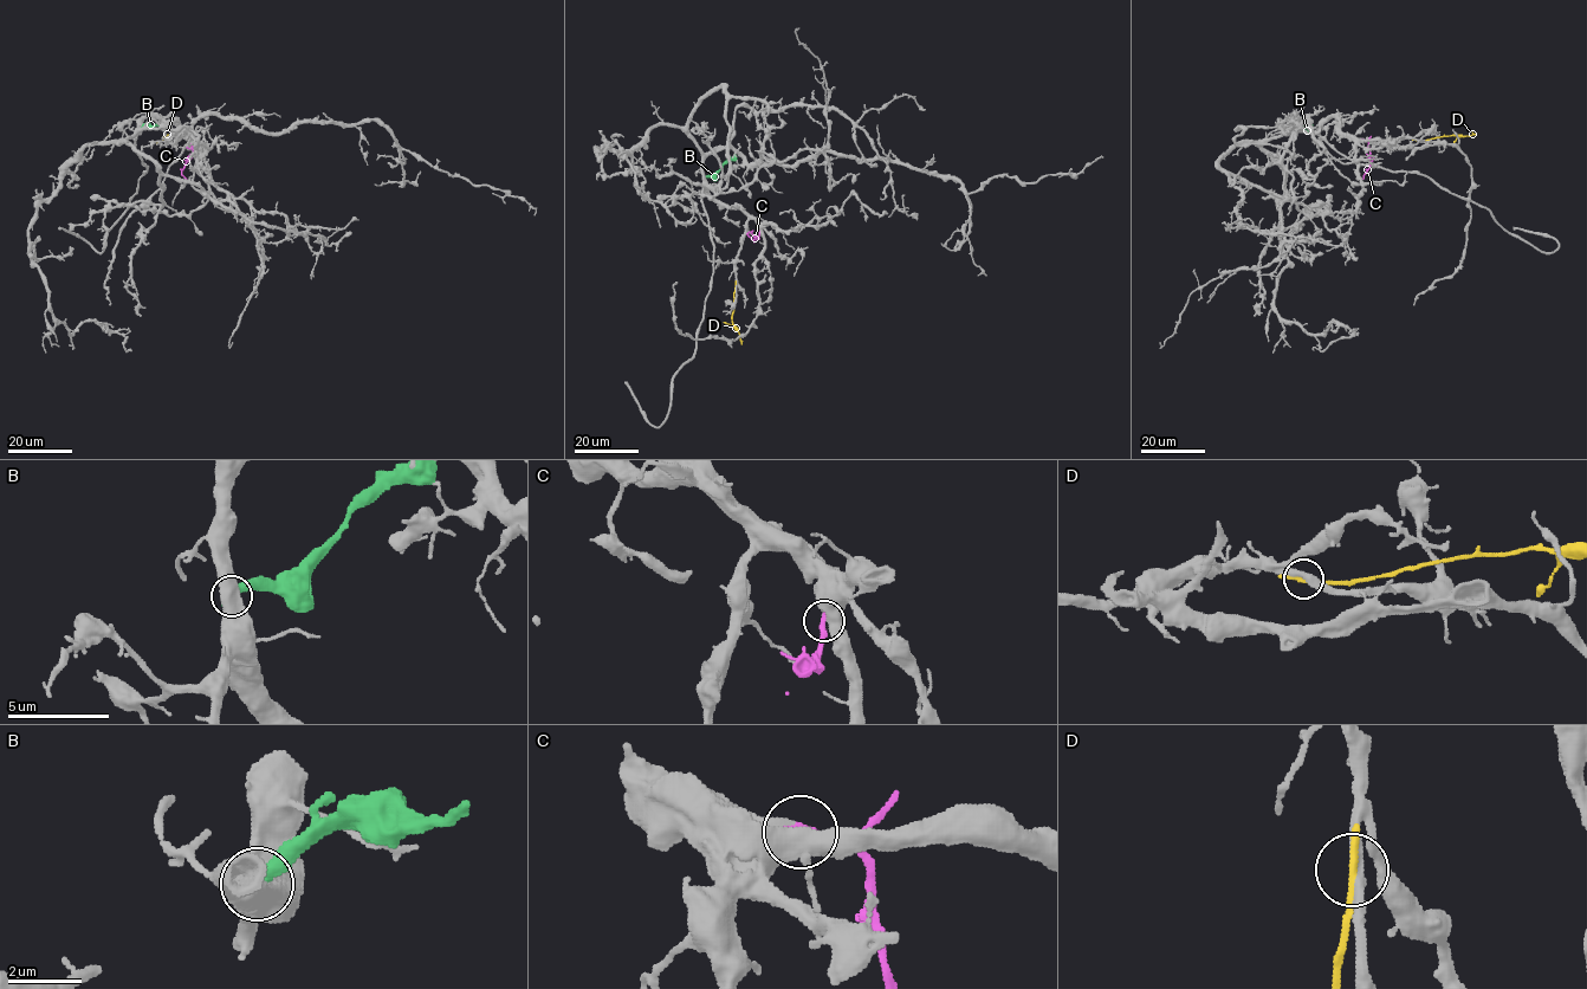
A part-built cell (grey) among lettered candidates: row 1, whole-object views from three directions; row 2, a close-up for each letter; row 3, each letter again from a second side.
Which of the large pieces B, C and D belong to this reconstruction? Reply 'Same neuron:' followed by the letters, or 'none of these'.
Same neuron: C

